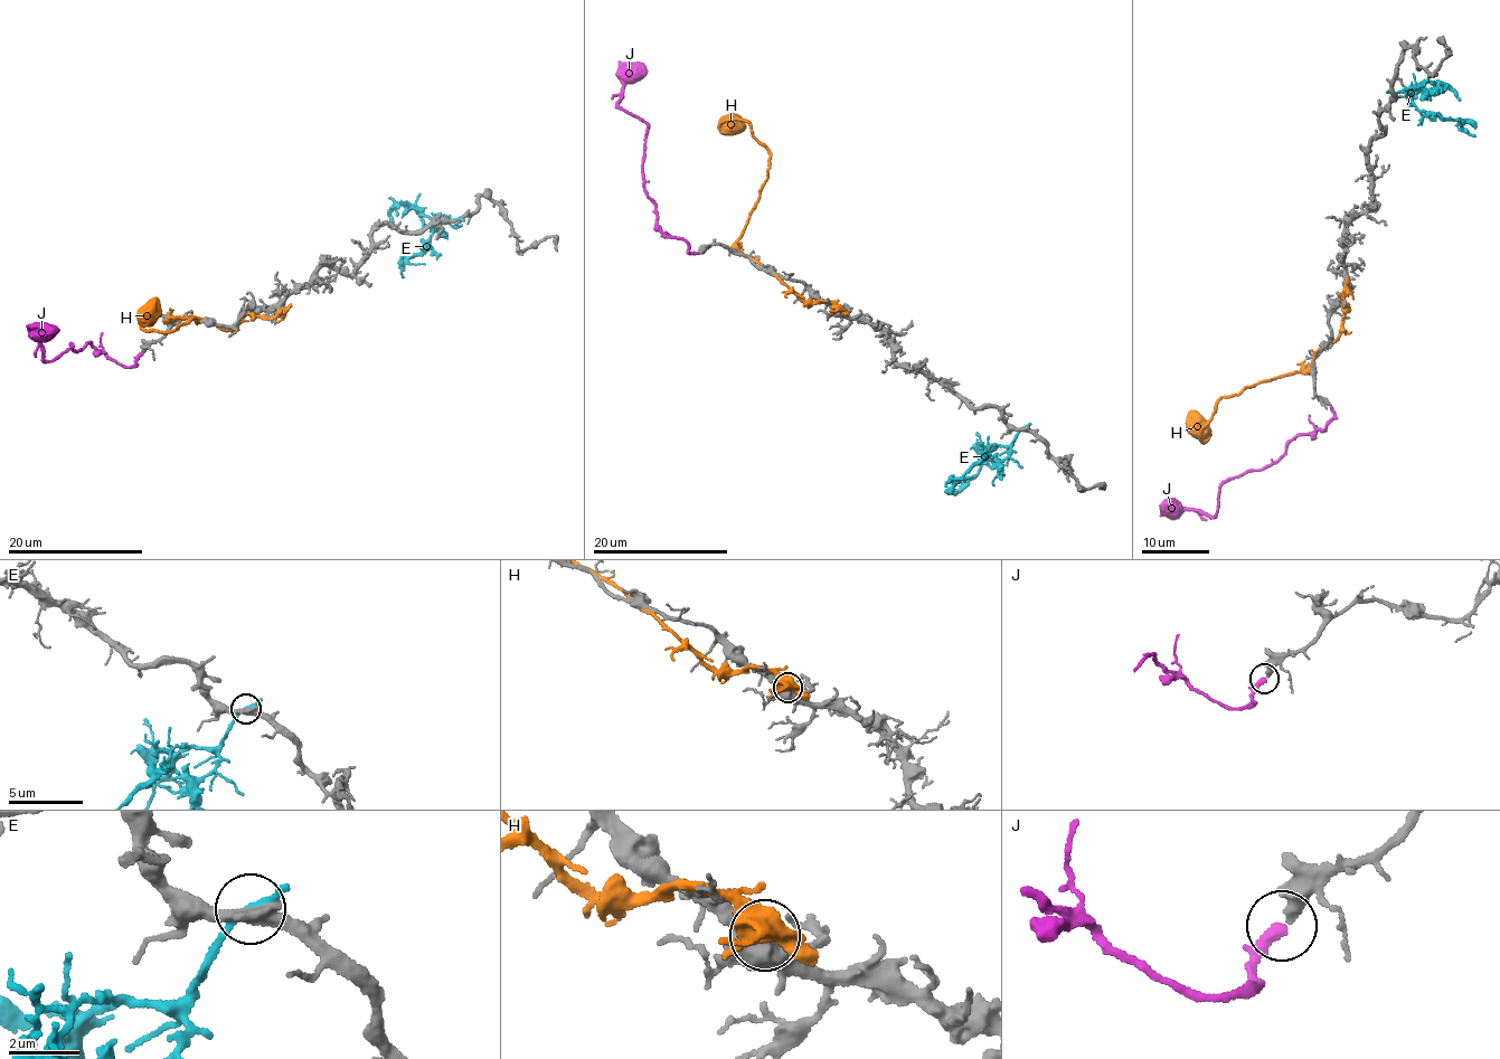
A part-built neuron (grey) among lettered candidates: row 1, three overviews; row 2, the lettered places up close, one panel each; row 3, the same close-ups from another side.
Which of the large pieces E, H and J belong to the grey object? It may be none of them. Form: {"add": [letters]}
{"add": ["J"]}

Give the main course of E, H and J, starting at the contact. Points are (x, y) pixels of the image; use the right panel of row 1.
E: (1390, 93), (1408, 92), (1411, 96), (1415, 87), (1427, 82), (1447, 86), (1460, 100)
H: (1346, 289), (1347, 310), (1336, 338), (1317, 351), (1307, 370), (1219, 399), (1203, 443), (1189, 410)
J: (1331, 406), (1333, 417), (1324, 431), (1296, 434), (1269, 465), (1223, 483), (1213, 517), (1160, 506)

